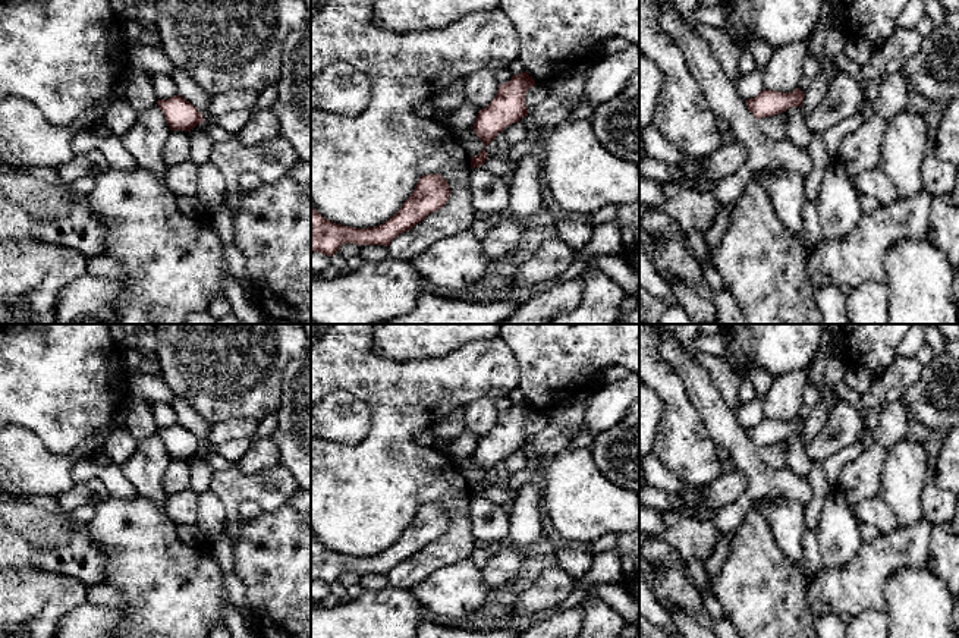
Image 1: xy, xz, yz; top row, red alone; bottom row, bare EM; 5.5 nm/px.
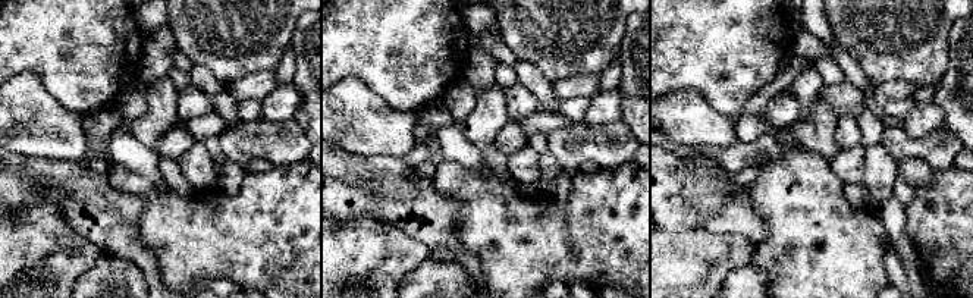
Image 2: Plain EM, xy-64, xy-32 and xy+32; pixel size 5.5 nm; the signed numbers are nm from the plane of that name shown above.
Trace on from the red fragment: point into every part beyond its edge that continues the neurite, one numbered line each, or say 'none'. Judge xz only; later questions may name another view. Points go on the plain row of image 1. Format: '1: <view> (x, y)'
none

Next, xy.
none

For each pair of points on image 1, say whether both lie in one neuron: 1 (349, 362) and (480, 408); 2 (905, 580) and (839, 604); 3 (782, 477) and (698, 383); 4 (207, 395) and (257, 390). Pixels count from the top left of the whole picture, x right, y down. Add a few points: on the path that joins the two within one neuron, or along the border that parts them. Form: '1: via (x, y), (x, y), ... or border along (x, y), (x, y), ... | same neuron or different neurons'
1: border along (494, 396), (480, 396), (465, 405) | different neurons
2: border along (915, 568), (899, 568), (889, 577), (884, 610) | different neurons
3: via (754, 465), (723, 428), (713, 411) | same neuron
4: via (219, 392), (245, 392) | same neuron

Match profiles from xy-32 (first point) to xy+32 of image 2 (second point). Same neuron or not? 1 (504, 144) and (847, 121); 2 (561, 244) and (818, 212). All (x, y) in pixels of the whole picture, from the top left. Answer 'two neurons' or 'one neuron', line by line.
1: one neuron
2: one neuron

